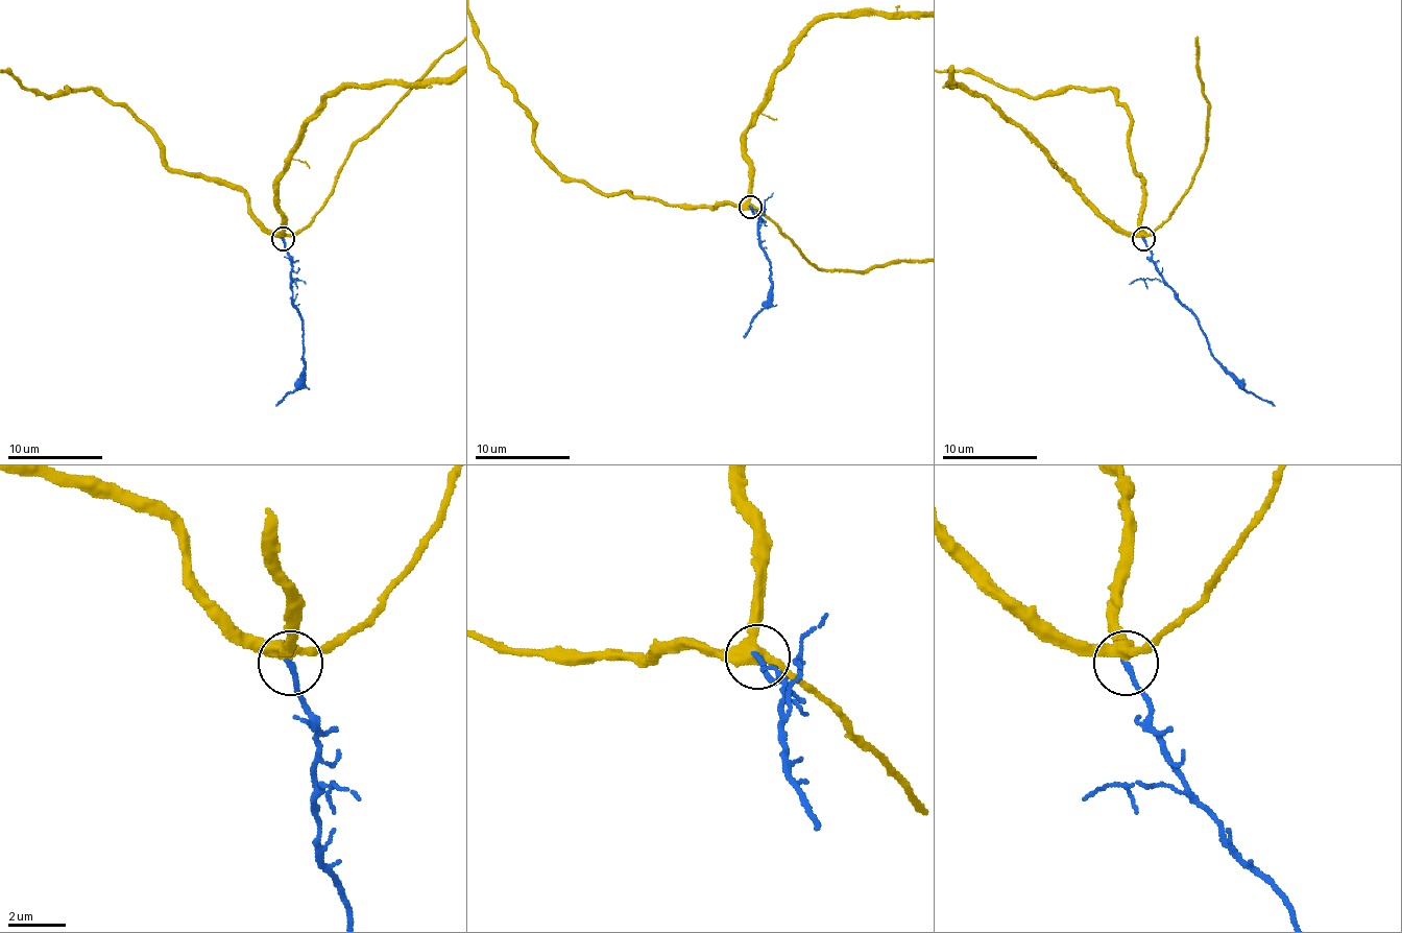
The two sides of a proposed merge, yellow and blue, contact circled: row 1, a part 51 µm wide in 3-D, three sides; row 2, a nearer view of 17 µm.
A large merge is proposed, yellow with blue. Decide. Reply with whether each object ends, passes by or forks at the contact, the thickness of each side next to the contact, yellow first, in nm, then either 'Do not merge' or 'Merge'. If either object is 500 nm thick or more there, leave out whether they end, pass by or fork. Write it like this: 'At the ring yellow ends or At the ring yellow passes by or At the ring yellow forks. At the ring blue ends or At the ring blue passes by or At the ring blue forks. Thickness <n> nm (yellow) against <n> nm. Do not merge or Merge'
At the ring yellow forks. At the ring blue ends. Thickness 380 nm (yellow) against 180 nm. Merge

